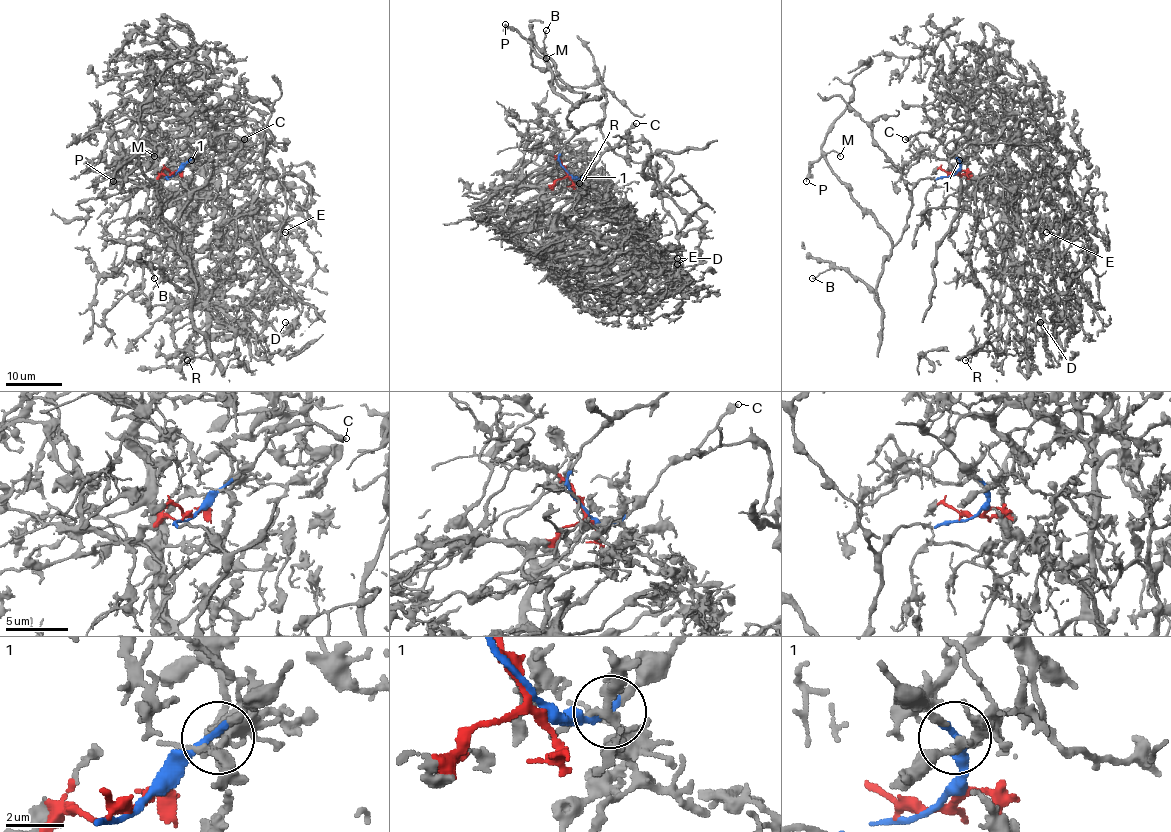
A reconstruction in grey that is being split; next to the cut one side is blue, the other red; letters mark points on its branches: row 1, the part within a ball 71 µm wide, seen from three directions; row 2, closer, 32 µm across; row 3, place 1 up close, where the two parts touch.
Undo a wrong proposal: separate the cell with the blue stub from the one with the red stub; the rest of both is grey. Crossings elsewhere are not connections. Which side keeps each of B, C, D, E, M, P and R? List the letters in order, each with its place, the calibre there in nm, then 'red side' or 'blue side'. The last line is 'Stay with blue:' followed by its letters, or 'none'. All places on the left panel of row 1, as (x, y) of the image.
B: (154, 278) | 100 nm | blue side
C: (244, 139) | 420 nm | blue side
D: (285, 322) | 100 nm | red side
E: (285, 232) | 150 nm | red side
M: (154, 156) | 110 nm | blue side
P: (113, 181) | 240 nm | blue side
R: (187, 360) | 110 nm | red side
Stay with blue: B, C, M, P

